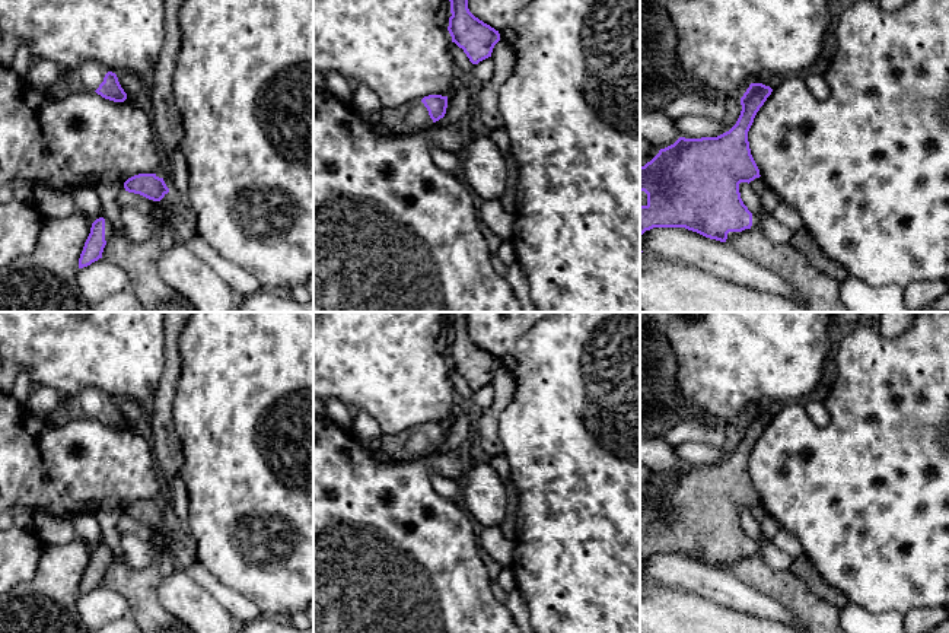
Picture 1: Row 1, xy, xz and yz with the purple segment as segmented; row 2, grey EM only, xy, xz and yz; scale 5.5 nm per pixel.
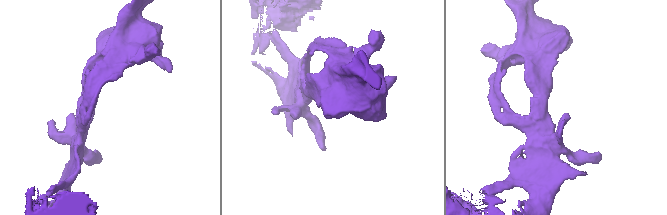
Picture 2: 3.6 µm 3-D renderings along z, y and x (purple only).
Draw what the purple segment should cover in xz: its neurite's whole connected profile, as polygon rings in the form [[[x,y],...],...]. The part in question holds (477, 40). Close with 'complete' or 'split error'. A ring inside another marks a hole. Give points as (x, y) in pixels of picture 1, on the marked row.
[[[449,0],[450,13],[448,31],[472,64],[491,57],[500,34],[490,25],[475,18],[468,9],[468,0]]] | complete

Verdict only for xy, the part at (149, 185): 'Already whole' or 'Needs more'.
Already whole

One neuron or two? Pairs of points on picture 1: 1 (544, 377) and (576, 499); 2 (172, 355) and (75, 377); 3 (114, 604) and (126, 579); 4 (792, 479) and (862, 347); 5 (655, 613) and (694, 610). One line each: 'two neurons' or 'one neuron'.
1: one neuron
2: two neurons
3: two neurons
4: one neuron
5: one neuron

